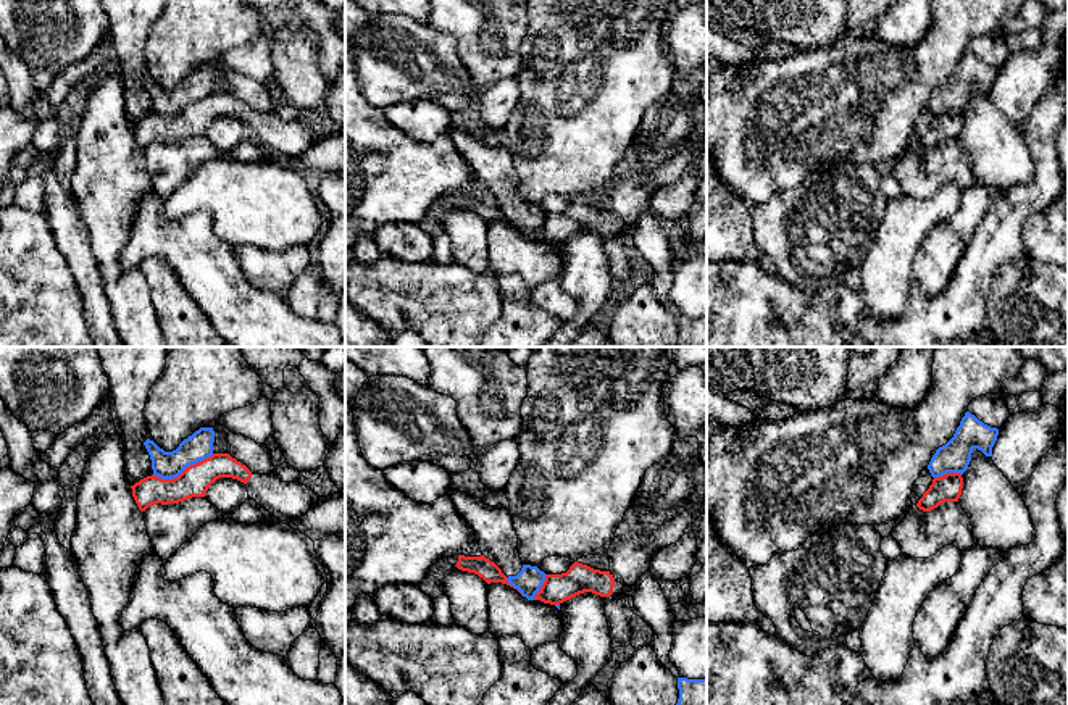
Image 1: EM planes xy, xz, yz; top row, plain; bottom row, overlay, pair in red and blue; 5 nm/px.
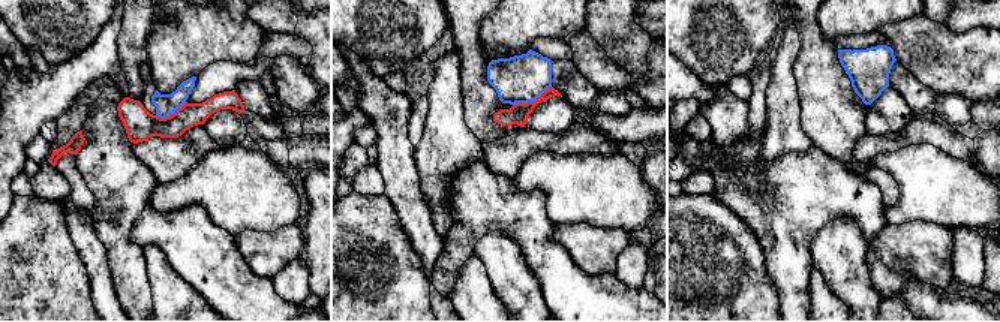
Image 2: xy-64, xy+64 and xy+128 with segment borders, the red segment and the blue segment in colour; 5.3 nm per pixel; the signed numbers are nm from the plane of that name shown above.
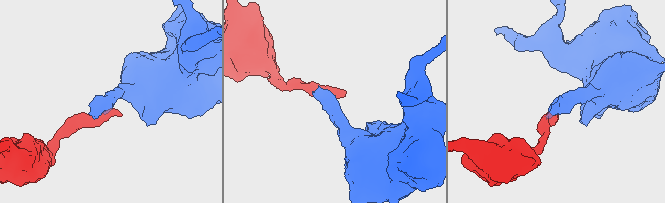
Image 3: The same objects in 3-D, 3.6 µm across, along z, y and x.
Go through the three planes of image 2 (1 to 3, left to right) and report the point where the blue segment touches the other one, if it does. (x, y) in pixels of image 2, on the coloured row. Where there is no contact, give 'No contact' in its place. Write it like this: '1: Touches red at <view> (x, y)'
1: Touches red at xy-64 (173, 114)
2: Touches red at xy+64 (531, 102)
3: No contact

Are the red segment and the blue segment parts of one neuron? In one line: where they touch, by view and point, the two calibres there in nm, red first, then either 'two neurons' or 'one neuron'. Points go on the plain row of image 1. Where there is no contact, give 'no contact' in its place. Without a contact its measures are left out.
contact xy (184, 108); calibres 160 and 140 nm; two neurons

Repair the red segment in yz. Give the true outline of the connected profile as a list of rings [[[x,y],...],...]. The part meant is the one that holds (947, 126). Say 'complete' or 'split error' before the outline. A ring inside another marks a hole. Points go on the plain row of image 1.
complete | [[[947,111],[934,116],[929,127],[918,139],[916,145],[923,150],[937,147],[944,140],[958,140],[963,127],[963,116],[960,111]]]

